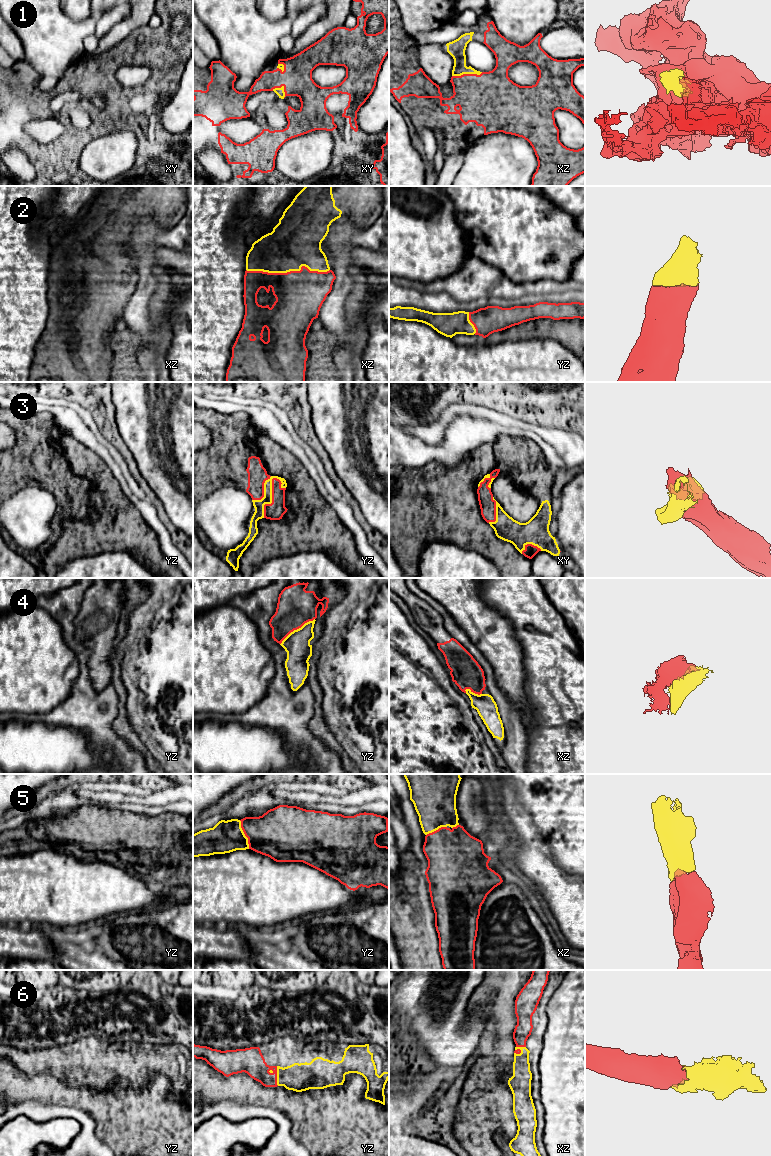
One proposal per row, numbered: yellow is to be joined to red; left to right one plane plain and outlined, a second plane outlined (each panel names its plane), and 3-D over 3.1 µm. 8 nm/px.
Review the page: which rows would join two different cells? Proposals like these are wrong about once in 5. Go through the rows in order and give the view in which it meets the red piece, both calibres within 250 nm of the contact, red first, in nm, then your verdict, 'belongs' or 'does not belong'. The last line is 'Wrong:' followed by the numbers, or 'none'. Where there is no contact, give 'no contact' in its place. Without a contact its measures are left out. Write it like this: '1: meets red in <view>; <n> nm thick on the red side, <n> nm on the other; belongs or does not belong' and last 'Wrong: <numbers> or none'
1: meets red in xz; 400 nm thick on the red side, 140 nm on the other; belongs
2: meets red in xz; 380 nm thick on the red side, 400 nm on the other; belongs
3: meets red in yz; 140 nm thick on the red side, 80 nm on the other; belongs
4: meets red in yz; 300 nm thick on the red side, 200 nm on the other; belongs
5: meets red in yz; 380 nm thick on the red side, 260 nm on the other; belongs
6: meets red in yz; 200 nm thick on the red side, 220 nm on the other; belongs
Wrong: none

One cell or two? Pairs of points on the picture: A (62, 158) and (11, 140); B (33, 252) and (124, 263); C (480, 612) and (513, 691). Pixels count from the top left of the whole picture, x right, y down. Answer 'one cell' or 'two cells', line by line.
A: one cell
B: two cells
C: one cell

